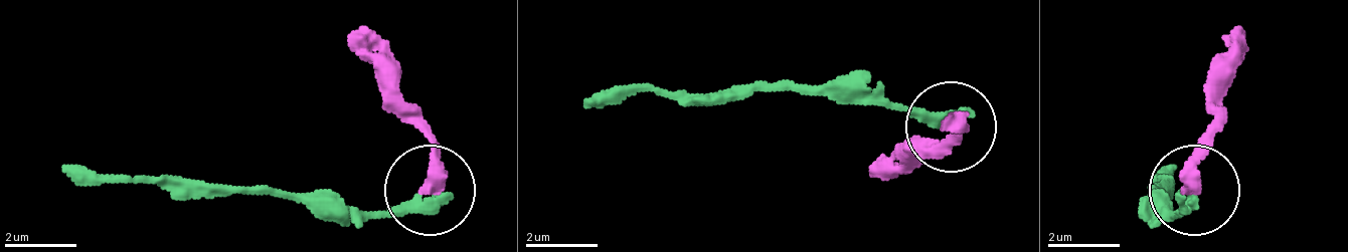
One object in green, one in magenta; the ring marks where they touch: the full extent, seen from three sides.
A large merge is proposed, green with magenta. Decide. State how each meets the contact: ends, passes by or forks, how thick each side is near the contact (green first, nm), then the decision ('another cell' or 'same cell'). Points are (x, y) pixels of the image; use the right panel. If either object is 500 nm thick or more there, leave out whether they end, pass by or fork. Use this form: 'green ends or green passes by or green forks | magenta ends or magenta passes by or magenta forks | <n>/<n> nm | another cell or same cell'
green ends | magenta ends | 360/460 nm | same cell

